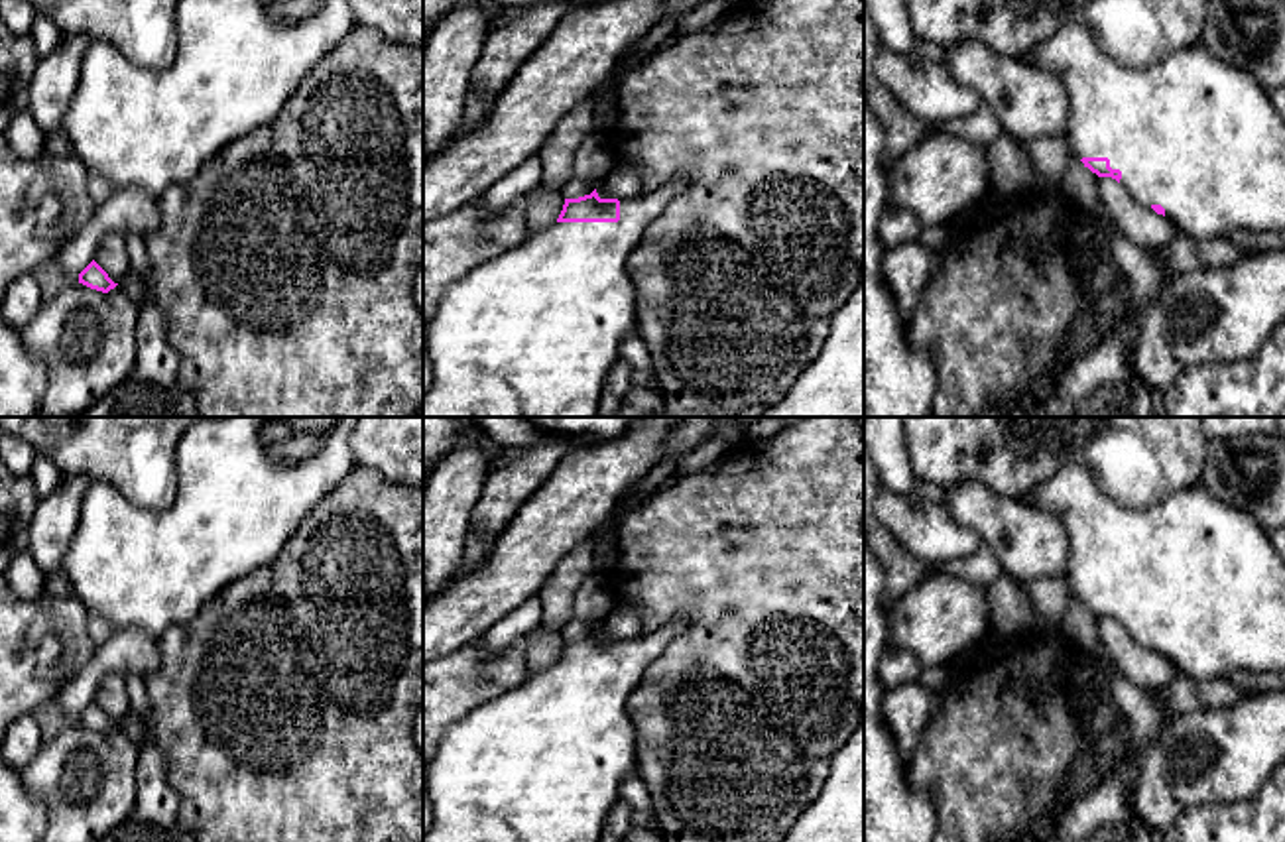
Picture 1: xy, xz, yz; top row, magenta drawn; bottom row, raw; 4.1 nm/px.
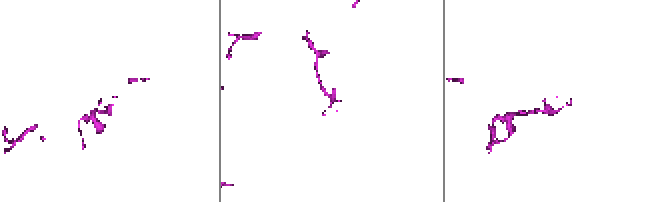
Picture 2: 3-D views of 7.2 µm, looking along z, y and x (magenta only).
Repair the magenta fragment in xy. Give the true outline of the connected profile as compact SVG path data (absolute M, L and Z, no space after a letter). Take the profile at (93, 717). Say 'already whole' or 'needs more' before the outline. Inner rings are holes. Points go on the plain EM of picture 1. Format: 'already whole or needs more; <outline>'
already whole; M94 700L79 714L79 724L102 734L108 734L118 726Z

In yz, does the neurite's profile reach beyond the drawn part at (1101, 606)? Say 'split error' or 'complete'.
split error

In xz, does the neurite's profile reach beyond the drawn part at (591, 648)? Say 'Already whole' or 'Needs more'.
Needs more

